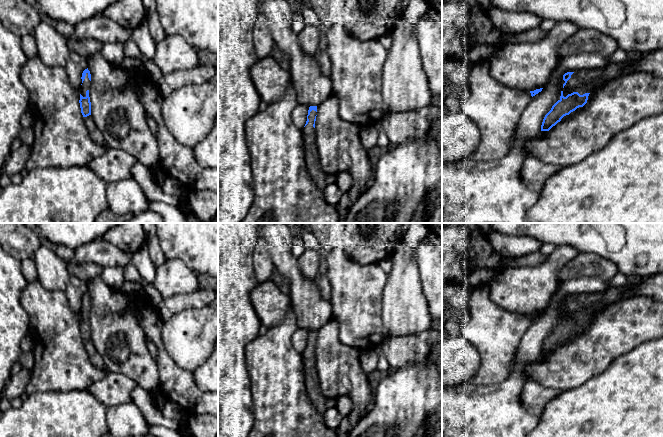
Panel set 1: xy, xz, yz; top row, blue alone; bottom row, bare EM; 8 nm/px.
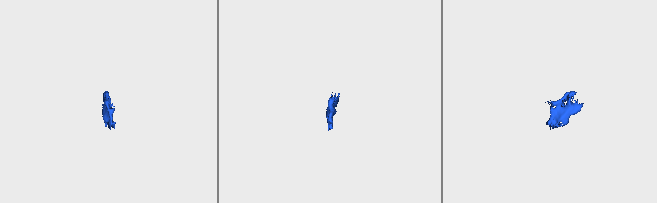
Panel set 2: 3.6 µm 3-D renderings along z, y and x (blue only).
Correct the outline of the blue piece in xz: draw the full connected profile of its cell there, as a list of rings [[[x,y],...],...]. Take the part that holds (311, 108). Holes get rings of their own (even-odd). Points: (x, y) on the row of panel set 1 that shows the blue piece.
[[[310,106],[305,126],[301,129],[304,139],[305,163],[309,175],[314,183],[324,189],[326,186],[326,173],[322,170],[317,146],[315,142],[315,121],[317,116],[317,106]]]

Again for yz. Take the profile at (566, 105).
[[[610,62],[603,69],[582,69],[578,72],[567,72],[563,75],[563,90],[560,99],[552,106],[551,110],[545,115],[541,131],[549,131],[561,119],[583,107],[588,100],[588,96],[593,88],[604,85],[610,80],[622,75],[638,72],[636,67],[629,62],[616,64]]]

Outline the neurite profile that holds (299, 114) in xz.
[[[298,104],[291,113],[293,124],[302,129],[307,121],[309,107],[305,104]]]

